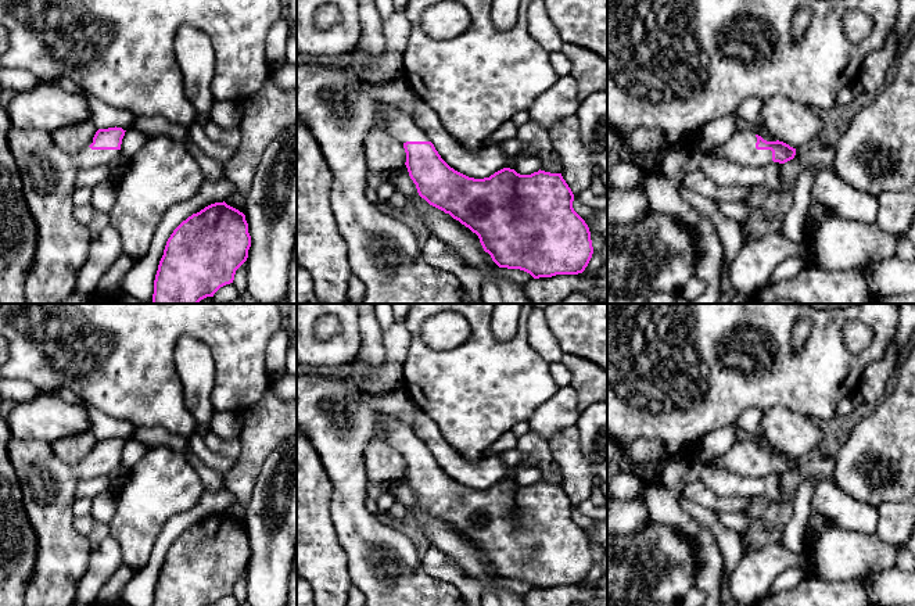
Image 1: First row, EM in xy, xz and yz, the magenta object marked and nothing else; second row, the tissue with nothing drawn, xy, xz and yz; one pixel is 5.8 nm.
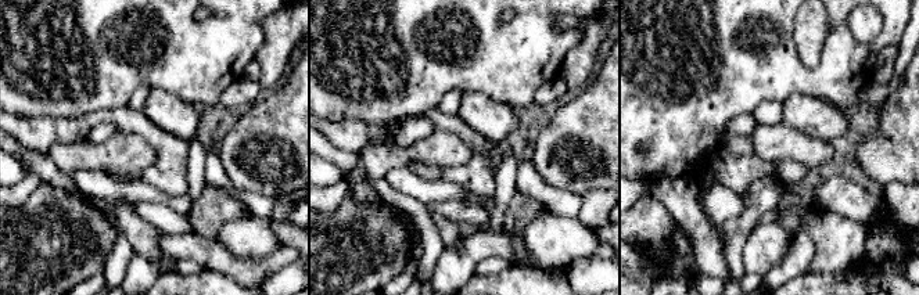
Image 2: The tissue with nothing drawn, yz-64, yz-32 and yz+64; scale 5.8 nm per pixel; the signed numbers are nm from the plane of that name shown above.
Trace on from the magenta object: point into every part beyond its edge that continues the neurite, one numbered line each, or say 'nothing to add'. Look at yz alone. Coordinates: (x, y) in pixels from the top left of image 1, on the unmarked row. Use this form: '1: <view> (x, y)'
1: yz (741, 459)

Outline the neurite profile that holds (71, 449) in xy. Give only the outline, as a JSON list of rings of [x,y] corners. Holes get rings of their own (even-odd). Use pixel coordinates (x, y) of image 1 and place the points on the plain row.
[[[85,431],[57,440],[51,447],[67,465],[76,465],[94,448],[97,441],[92,431]]]

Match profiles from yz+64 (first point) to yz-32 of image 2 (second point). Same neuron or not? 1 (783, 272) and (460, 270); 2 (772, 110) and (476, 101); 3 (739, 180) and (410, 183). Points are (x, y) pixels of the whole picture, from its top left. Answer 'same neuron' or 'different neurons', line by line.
1: different neurons
2: different neurons
3: different neurons

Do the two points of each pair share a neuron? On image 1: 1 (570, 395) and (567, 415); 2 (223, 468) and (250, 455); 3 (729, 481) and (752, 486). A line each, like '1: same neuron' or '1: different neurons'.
1: same neuron
2: different neurons
3: same neuron

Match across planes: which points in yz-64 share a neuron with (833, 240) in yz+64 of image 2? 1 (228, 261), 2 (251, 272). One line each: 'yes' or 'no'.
1: no
2: no

